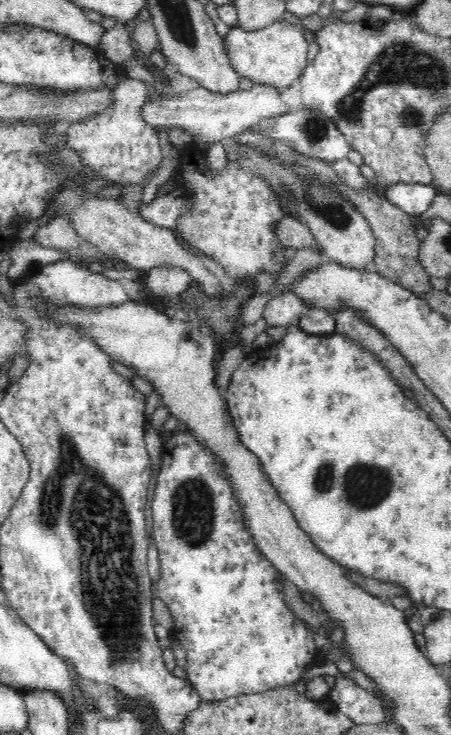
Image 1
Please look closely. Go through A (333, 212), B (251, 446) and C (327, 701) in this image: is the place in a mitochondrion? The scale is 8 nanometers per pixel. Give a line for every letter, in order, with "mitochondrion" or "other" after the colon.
A: mitochondrion
B: other
C: other

